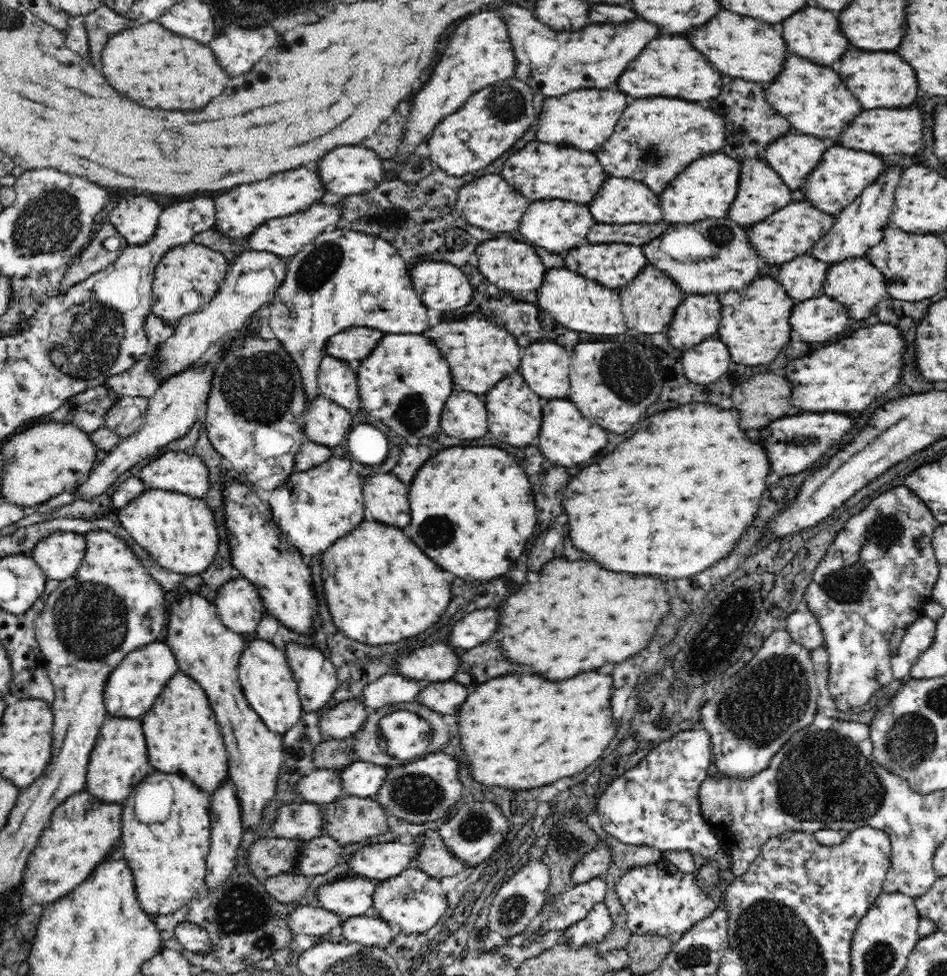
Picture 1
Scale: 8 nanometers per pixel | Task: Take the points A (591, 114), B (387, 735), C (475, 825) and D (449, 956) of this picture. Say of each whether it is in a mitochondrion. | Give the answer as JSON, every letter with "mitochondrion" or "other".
{"A":"other","B":"mitochondrion","C":"mitochondrion","D":"other"}

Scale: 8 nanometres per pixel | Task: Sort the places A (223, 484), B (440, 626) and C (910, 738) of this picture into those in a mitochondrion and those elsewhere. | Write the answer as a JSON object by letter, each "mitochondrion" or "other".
{"A":"other","B":"other","C":"mitochondrion"}

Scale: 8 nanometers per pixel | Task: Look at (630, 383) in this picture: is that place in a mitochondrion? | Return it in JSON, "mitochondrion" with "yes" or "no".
{"mitochondrion":"yes"}

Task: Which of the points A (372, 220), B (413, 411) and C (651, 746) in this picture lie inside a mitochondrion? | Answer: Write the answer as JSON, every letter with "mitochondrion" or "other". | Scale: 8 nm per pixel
{"A":"mitochondrion","B":"mitochondrion","C":"other"}

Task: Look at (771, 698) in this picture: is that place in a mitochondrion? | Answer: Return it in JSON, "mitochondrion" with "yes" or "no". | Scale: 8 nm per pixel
{"mitochondrion":"yes"}

